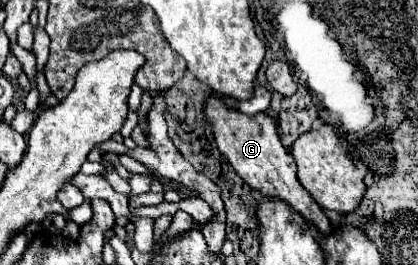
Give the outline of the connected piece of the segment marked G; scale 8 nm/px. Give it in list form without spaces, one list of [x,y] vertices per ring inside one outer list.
[[[214,95],[206,103],[206,119],[214,131],[218,149],[230,161],[230,165],[236,169],[236,173],[242,177],[246,185],[250,185],[254,191],[258,191],[264,197],[278,197],[286,201],[296,213],[308,219],[308,223],[312,223],[322,235],[332,233],[330,219],[320,209],[320,205],[312,199],[312,195],[300,185],[296,177],[296,163],[292,155],[282,147],[276,121],[272,117],[268,117],[266,113],[248,117],[240,111],[230,111],[224,97]]]

